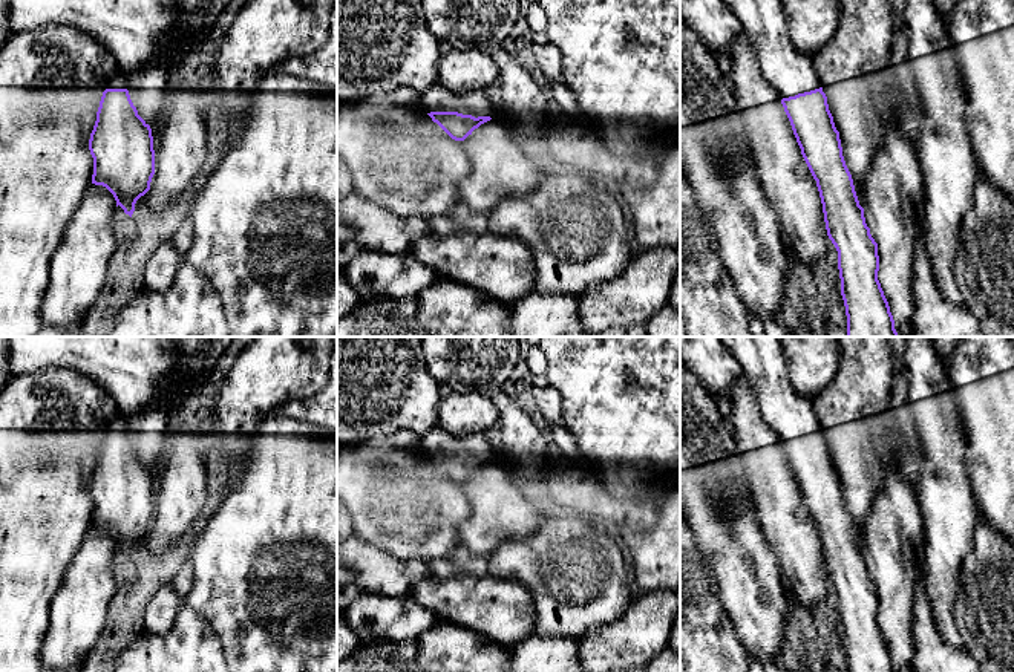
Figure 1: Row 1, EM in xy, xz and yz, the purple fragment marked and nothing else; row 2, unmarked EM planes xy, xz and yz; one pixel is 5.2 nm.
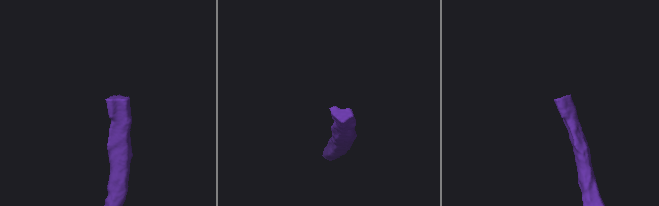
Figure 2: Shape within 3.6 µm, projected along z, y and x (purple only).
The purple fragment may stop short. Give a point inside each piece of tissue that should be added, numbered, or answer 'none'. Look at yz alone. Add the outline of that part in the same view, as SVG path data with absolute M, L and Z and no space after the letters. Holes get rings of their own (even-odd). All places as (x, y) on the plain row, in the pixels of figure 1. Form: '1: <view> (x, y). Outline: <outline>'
1: yz (789, 415). Outline: M721 337L721 341L740 363L755 390L757 409L763 422L778 436L780 442L823 430L812 400L798 395L792 387L780 337Z

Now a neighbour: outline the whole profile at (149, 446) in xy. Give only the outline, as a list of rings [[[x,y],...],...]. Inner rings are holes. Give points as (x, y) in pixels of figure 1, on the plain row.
[[[205,337],[199,344],[199,361],[184,357],[175,374],[158,389],[156,398],[144,412],[127,416],[129,438],[138,458],[153,473],[164,455],[167,424],[182,395],[216,369],[218,360],[228,351],[234,337]]]

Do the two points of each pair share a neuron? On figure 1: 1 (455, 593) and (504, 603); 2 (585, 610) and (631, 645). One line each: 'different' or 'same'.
1: same
2: different

